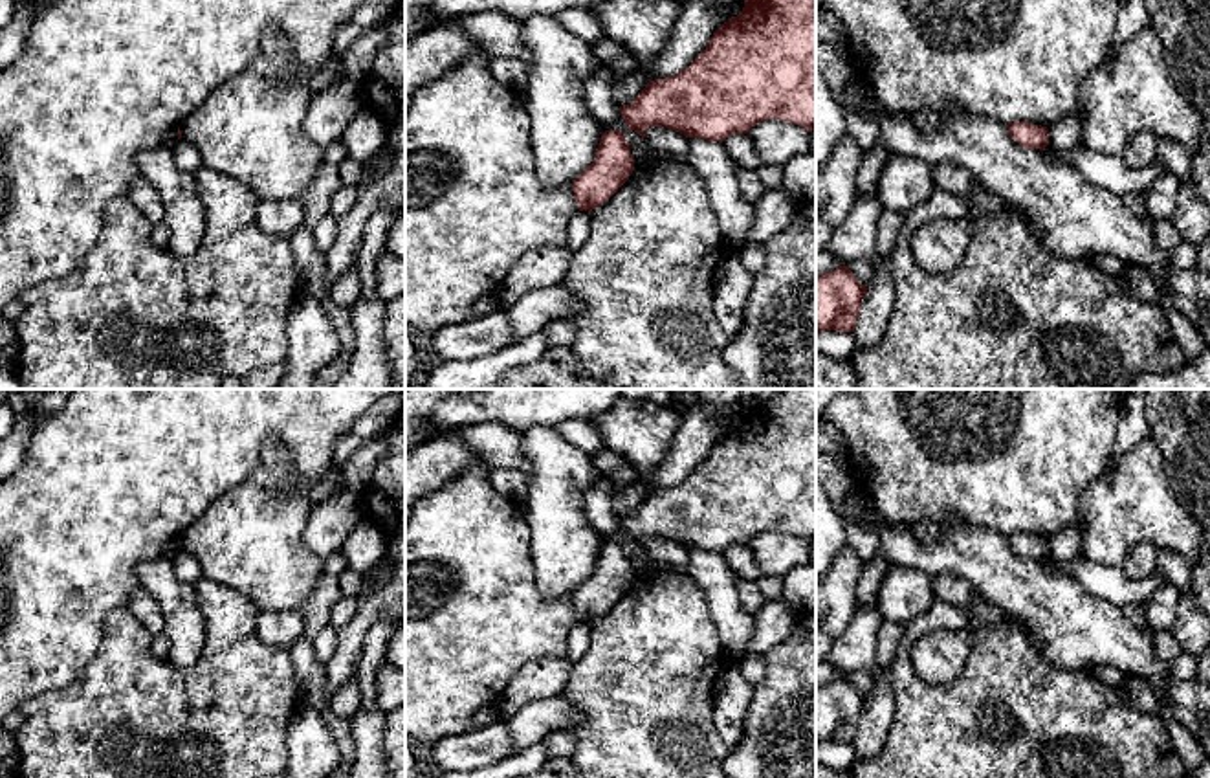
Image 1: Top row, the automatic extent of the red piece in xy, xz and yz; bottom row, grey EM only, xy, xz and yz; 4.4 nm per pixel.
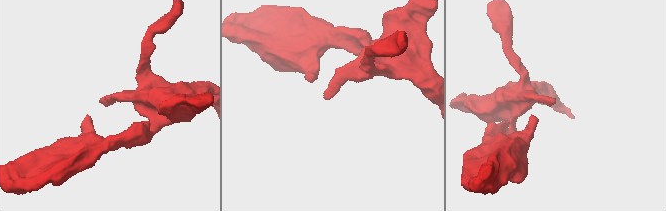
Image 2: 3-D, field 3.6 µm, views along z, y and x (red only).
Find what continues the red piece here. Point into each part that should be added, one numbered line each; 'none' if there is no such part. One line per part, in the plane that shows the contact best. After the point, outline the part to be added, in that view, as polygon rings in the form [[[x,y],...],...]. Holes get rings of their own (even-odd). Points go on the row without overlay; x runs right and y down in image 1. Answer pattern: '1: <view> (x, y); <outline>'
none

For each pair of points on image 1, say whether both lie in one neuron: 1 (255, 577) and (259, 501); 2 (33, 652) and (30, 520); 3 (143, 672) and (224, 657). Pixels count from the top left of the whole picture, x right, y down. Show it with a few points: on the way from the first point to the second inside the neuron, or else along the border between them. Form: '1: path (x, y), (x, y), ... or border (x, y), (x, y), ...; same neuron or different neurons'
1: path (255, 558), (255, 520); same neuron
2: path (30, 619), (30, 553); same neuron
3: path (164, 676), (204, 676); same neuron

